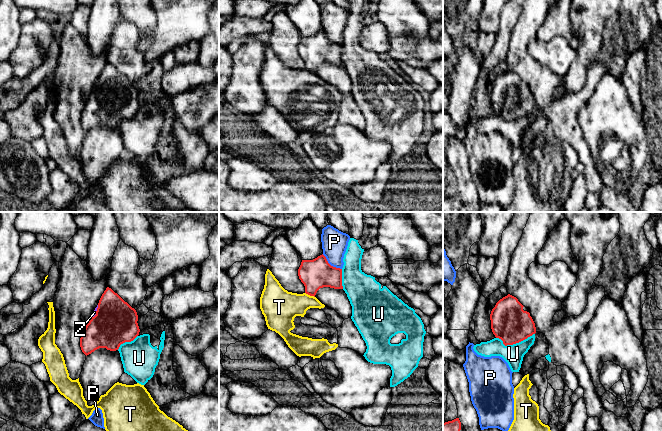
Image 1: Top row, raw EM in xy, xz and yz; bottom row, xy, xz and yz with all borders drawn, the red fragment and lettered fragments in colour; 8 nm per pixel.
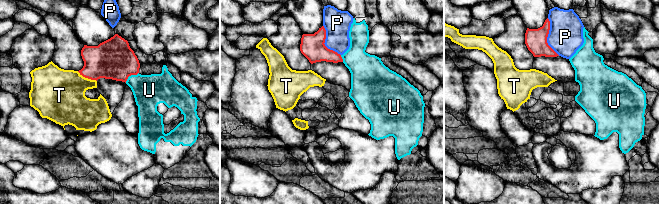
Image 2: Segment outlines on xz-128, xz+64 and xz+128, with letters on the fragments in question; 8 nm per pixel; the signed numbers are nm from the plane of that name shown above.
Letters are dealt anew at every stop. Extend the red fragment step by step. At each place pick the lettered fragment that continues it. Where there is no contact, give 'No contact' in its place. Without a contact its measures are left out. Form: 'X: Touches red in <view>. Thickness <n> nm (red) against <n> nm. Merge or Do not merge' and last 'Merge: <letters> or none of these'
P: Touches red in xz. Thickness 240 nm (red) against 200 nm. Do not merge
T: Touches red in xz. Thickness 240 nm (red) against 260 nm. Do not merge
U: Touches red in yz. Thickness 300 nm (red) against 160 nm. Do not merge
Z: Touches red in xy. Thickness 340 nm (red) against 30 nm. Merge
Merge: Z

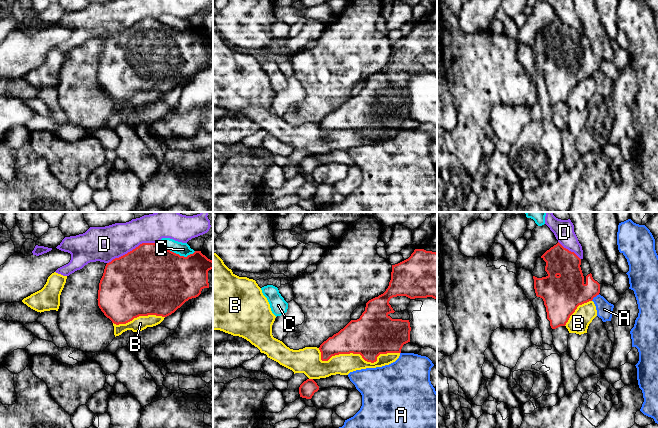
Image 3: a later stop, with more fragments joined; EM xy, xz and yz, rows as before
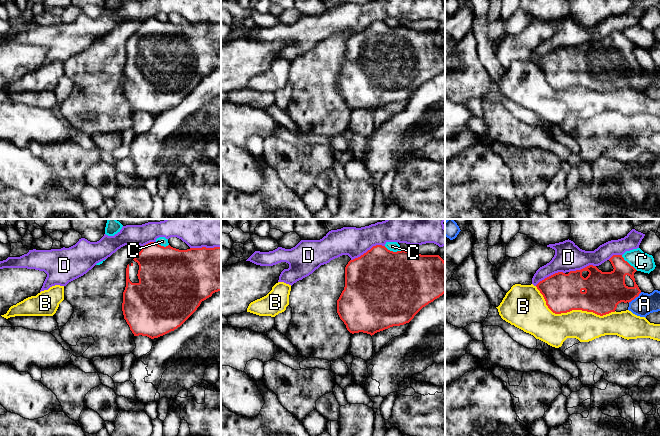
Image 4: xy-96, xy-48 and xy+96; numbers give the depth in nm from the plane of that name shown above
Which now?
A: Touches red in yz. Thickness 300 nm (red) against 130 nm. Do not merge
B: Touches red in xz. Thickness 340 nm (red) against 170 nm. Do not merge
C: Touches red in xy. Thickness 500 nm (red) against 110 nm. Do not merge
D: Touches red in xy. Thickness 500 nm (red) against 280 nm. Do not merge
Merge: none of these

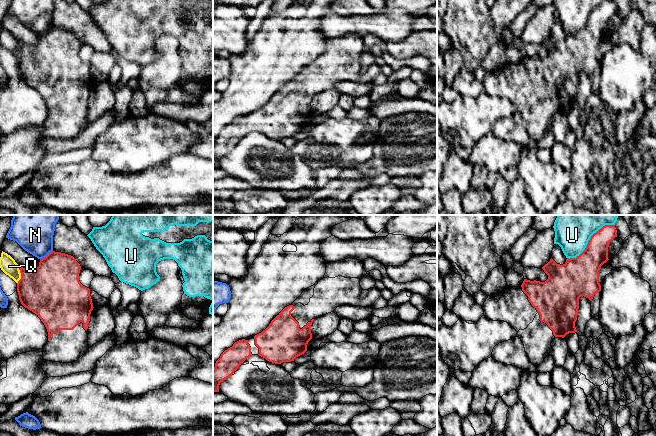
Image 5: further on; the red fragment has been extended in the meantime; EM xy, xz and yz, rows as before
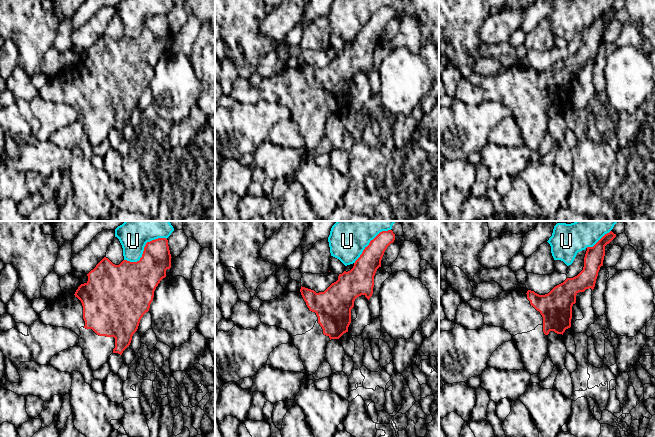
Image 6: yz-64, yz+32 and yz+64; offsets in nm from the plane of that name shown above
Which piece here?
N: Touches red in xy. Thickness 400 nm (red) against 260 nm. Do not merge
Q: Touches red in xy. Thickness 400 nm (red) against 130 nm. Do not merge
U: Touches red in yz. Thickness 240 nm (red) against 240 nm. Do not merge
Merge: none of these

